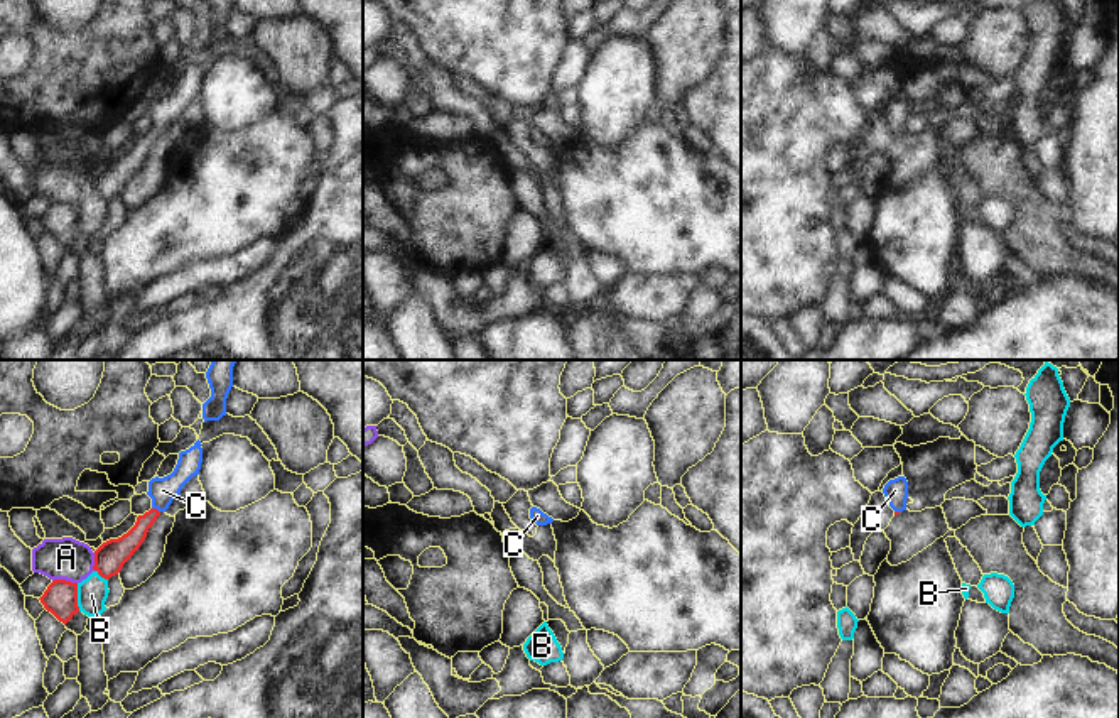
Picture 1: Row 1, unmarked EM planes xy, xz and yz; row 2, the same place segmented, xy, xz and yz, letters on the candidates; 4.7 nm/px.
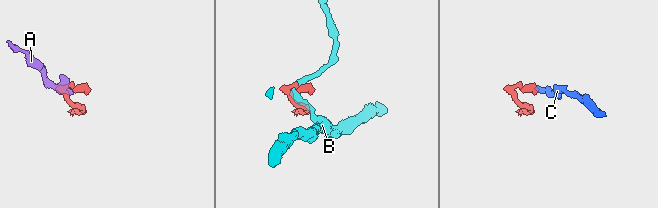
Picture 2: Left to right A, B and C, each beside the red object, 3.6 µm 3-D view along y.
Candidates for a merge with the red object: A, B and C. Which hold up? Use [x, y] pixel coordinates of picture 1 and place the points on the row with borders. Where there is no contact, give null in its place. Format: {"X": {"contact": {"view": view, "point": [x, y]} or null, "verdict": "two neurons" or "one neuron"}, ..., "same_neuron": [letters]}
{"A": {"contact": {"view": "xy", "point": [64, 580]}, "verdict": "two neurons"}, "B": {"contact": {"view": "xy", "point": [76, 597]}, "verdict": "two neurons"}, "C": {"contact": {"view": "xy", "point": [156, 509]}, "verdict": "one neuron"}, "same_neuron": ["C"]}

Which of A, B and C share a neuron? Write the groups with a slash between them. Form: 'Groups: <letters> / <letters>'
Groups: A B / C.

